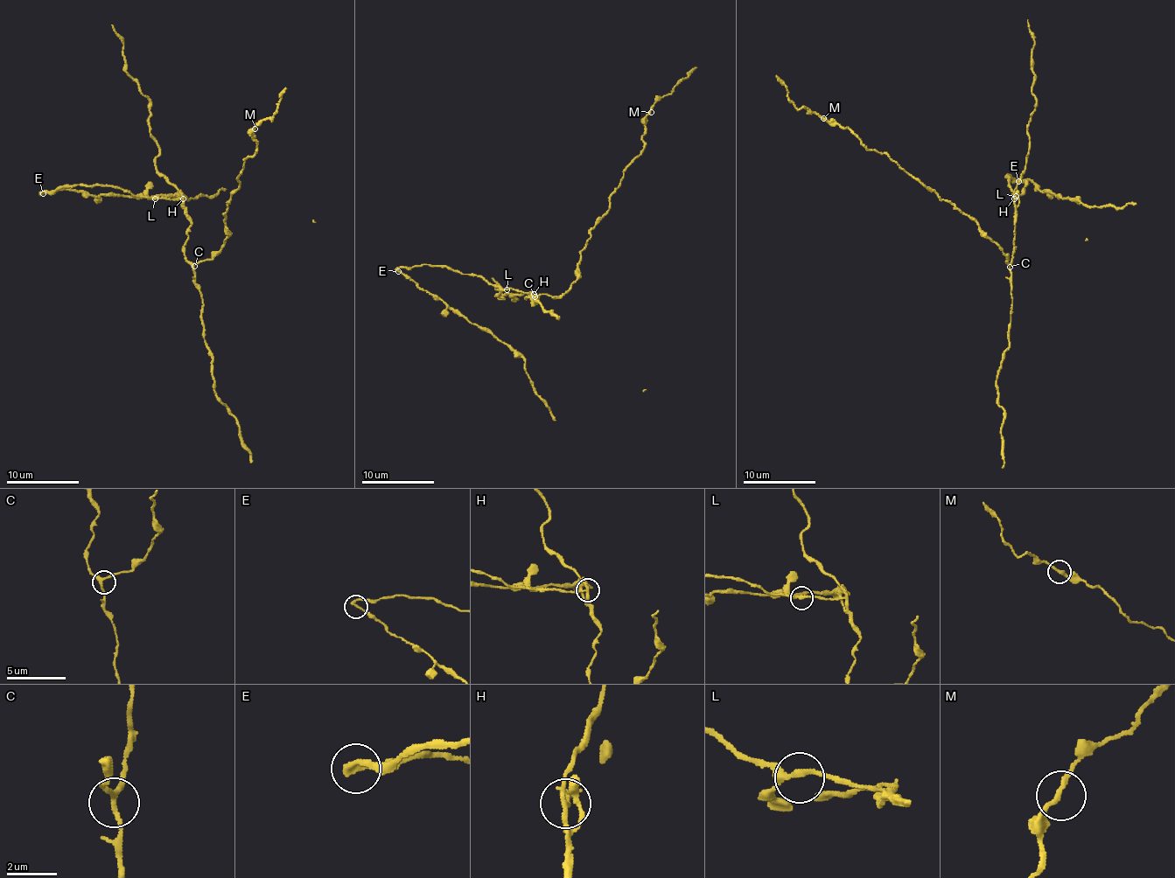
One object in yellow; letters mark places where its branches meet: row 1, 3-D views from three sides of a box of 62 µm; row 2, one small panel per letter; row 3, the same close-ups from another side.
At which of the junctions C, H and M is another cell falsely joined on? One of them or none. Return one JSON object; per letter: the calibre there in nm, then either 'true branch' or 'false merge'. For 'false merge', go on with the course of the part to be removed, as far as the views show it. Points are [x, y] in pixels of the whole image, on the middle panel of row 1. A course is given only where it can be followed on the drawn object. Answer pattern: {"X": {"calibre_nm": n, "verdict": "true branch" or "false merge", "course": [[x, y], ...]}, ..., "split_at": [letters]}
{"C": {"calibre_nm": 180, "verdict": "true branch"}, "H": {"calibre_nm": 200, "verdict": "false merge"}, "M": {"calibre_nm": 200, "verdict": "true branch"}, "split_at": ["H"]}

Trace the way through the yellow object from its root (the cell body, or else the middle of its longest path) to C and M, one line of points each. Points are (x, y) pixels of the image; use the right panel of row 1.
C: (1014, 194), (1019, 204), (1010, 267)
M: (1014, 194), (1019, 204), (1009, 263), (973, 219), (886, 154), (870, 150), (848, 128), (823, 118)

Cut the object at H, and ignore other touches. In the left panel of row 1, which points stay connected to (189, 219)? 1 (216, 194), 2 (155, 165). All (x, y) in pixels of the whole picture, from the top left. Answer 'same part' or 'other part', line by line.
1: other part
2: same part

